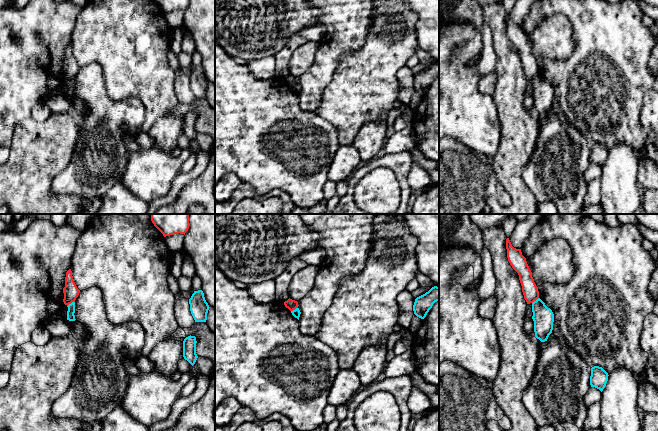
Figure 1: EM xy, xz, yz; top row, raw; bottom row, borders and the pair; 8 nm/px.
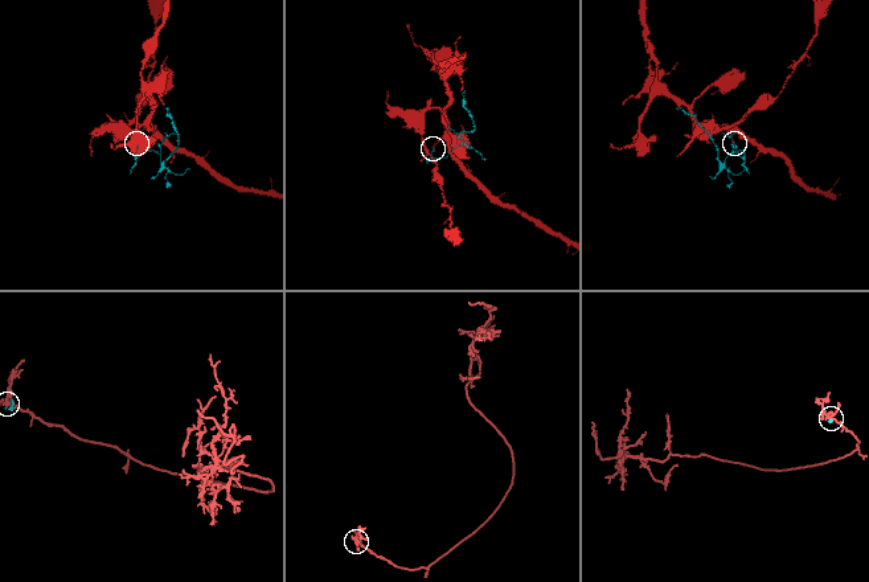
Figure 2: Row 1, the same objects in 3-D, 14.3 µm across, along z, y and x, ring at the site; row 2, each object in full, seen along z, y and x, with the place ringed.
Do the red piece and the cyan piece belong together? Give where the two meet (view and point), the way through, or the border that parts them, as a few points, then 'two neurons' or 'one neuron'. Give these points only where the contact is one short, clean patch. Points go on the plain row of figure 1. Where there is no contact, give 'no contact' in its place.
contact xy (70, 79); border xy (74, 77), (67, 82); two neurons

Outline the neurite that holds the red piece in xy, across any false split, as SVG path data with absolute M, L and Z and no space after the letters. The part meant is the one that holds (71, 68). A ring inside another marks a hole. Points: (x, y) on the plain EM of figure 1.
M69 45L66 48L65 63L63 64L63 69L64 69L63 78L67 82L72 78L75 78L76 74L80 69L80 66L77 64L74 58L71 45Z

